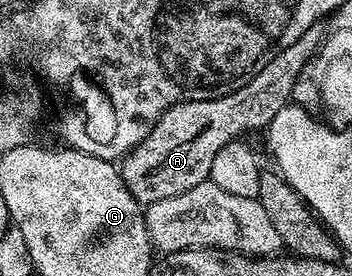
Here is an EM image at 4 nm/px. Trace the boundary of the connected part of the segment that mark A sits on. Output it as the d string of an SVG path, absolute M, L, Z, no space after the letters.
M315 22L289 48L281 48L269 64L241 88L213 100L189 100L170 106L159 117L145 140L121 160L120 174L129 192L146 206L171 196L177 196L210 179L210 170L219 150L227 143L240 139L245 131L266 129L266 126L291 101L301 72L323 44L325 26Z

